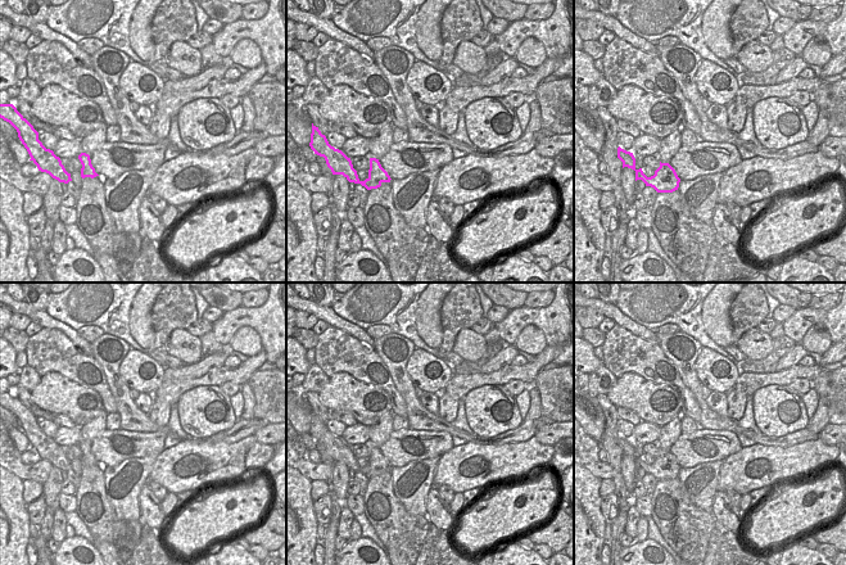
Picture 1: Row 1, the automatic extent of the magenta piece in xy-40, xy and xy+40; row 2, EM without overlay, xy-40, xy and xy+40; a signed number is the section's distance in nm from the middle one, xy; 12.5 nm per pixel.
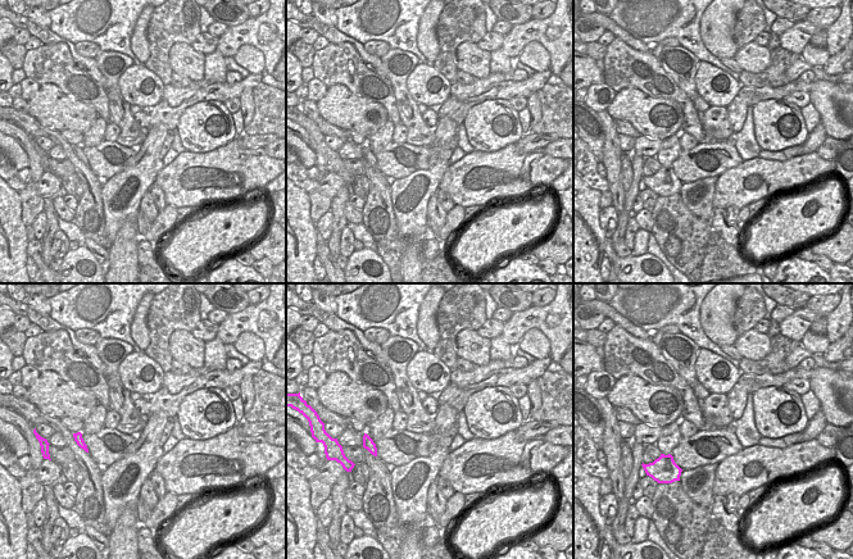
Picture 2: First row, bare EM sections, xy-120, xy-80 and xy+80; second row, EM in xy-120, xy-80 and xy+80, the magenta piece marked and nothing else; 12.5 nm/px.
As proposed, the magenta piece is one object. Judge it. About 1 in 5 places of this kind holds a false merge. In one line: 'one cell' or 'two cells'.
two cells

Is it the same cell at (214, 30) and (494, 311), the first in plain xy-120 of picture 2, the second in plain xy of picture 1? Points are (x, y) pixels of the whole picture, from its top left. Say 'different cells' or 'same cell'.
same cell

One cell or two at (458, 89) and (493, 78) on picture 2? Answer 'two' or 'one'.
one

